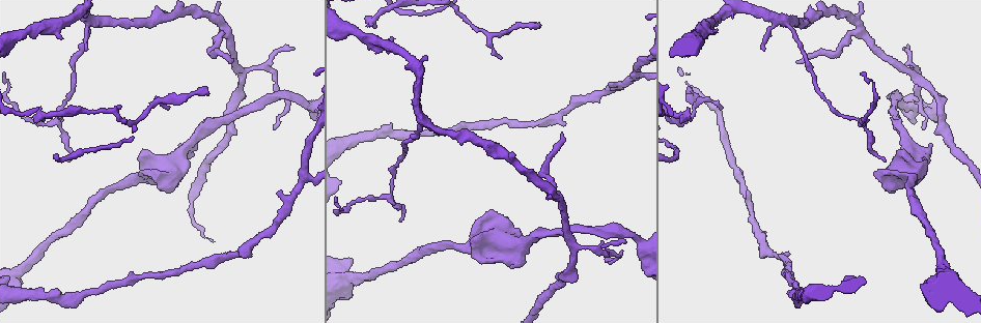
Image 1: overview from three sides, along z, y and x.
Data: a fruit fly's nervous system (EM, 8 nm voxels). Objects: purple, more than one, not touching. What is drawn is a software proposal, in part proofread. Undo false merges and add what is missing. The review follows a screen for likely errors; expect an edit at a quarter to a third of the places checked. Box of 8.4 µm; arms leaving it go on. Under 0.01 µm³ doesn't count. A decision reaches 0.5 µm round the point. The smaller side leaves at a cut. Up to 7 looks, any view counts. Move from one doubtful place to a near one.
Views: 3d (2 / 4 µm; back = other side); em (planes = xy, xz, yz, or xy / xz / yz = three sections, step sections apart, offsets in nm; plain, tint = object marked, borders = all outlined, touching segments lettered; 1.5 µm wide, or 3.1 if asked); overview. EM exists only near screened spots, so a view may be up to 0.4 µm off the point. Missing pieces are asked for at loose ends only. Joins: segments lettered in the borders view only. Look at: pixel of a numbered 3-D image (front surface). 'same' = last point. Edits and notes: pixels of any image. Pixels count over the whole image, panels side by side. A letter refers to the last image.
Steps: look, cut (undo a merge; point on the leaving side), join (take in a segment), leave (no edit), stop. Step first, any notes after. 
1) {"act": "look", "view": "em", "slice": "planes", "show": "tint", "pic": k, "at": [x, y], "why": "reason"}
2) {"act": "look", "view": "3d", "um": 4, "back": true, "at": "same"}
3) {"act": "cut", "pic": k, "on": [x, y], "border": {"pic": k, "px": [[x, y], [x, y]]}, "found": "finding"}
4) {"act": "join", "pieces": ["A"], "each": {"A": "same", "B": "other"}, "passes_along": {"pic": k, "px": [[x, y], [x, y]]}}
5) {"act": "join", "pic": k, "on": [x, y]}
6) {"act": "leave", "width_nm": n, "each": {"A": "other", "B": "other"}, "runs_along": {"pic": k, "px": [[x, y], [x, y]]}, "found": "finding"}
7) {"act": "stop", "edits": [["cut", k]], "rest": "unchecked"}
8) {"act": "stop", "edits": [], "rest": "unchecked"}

{"act": "look", "view": "em", "slice": "yz", "step": 8, "show": "tint", "pic": 1, "at": [85, 49], "why": "branch stops here"}

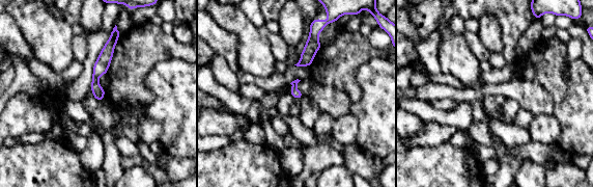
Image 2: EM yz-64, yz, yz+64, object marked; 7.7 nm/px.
{"act": "look", "view": "em", "slice": "planes", "show": "borders", "at": "same"}

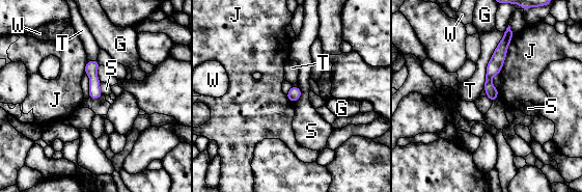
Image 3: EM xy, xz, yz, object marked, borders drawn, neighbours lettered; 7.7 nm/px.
{"act": "leave", "each": {"G": "other", "J": "other", "S": "other", "T": "other", "W": "other"}, "runs_along": {"pic": 3, "px": [[508, 34], [489, 76], [492, 97]]}, "found": "no lettered segment goes on from it"}

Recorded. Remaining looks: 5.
{"act": "look", "view": "3d", "um": 2, "pic": 1, "at": [690, 110], "why": "tapers out"}

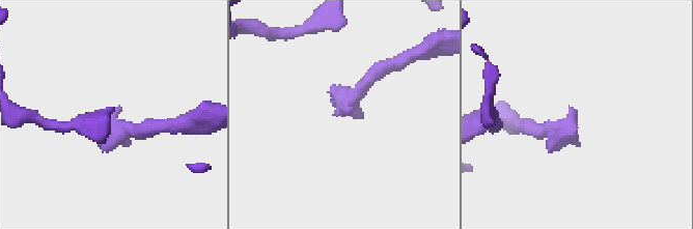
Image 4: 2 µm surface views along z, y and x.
{"act": "look", "view": "em", "slice": "xz", "step": 4, "show": "borders", "pic": 4, "at": [344, 111]}

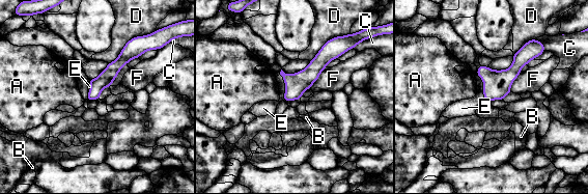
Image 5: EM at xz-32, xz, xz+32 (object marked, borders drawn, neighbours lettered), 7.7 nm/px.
{"act": "look", "view": "em", "slice": "planes", "show": "borders", "at": "same", "why": "cut it another way"}

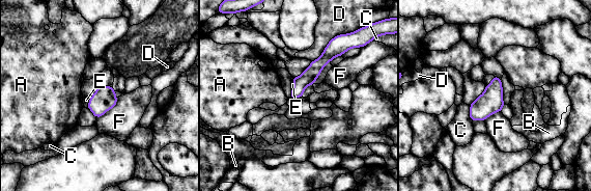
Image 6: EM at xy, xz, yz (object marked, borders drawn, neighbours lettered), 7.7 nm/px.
{"act": "join", "pieces": ["E"], "each": {"A": "other", "B": "other", "C": "other", "D": "other", "E": "same", "F": "other"}, "passes_along": {"pic": 6, "px": [[105, 99], [90, 101], [86, 100]]}, "found": "it goes on there"}

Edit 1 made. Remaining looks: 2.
{"act": "look", "view": "em", "slice": "planes", "show": "borders", "pic": 1, "at": [343, 282], "why": "thick turns thin"}

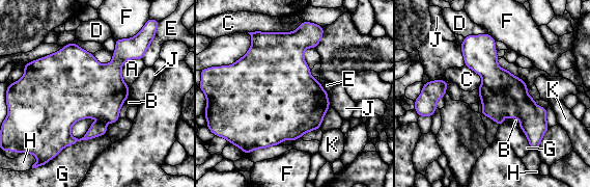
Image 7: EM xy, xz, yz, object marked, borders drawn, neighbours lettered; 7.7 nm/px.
{"act": "leave", "width_nm": 480, "each": {"A": "other", "B": "other", "C": "other", "D": "other", "E": "other", "F": "other", "G": "other", "H": "other", "J": "other", "K": "other"}, "border": {"pic": 7, "px": [[502, 116], [517, 117], [521, 122]]}, "found": "all the same neuron"}

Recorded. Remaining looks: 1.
{"act": "stop", "edits": [["join", 6]], "rest": "unchecked"}

